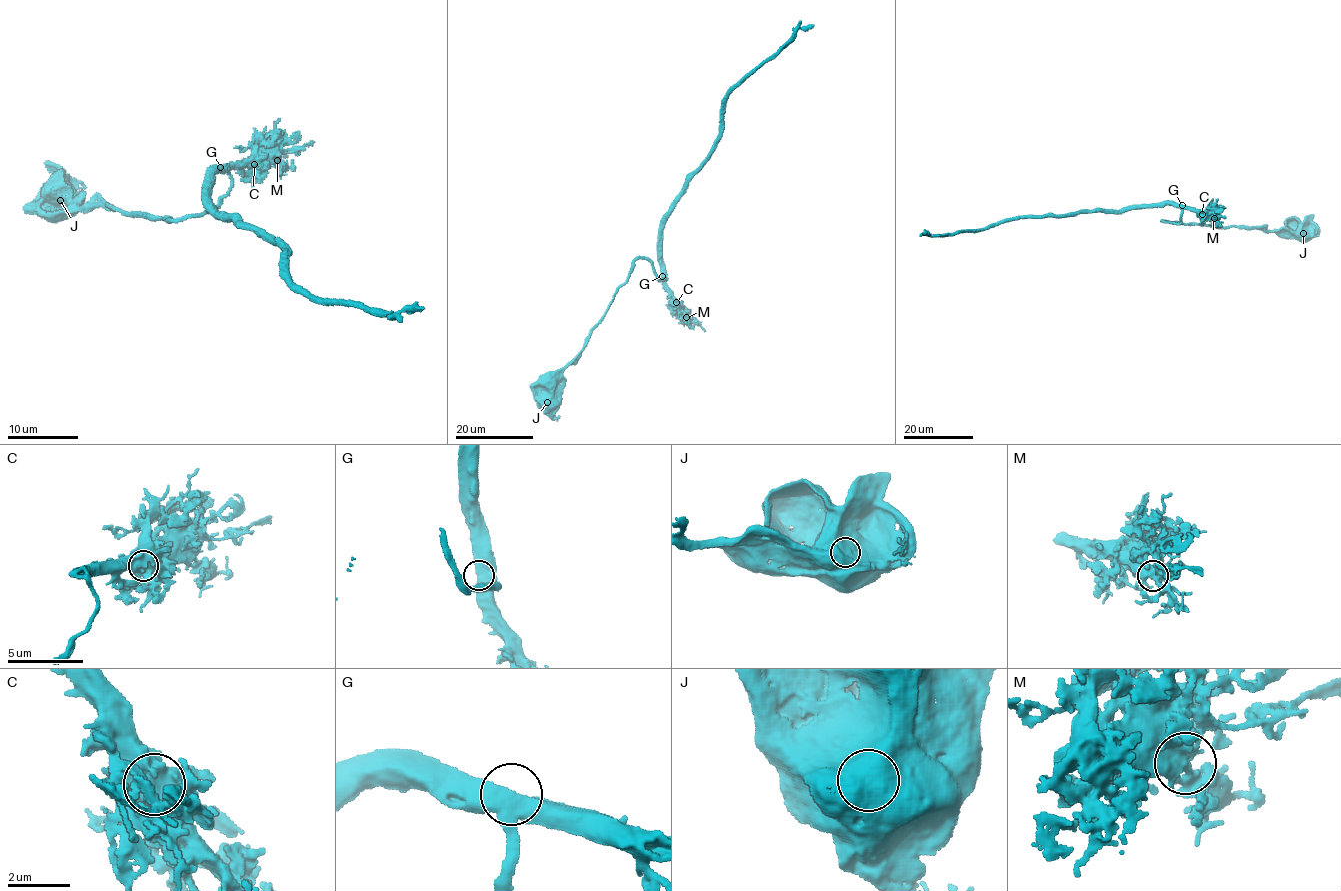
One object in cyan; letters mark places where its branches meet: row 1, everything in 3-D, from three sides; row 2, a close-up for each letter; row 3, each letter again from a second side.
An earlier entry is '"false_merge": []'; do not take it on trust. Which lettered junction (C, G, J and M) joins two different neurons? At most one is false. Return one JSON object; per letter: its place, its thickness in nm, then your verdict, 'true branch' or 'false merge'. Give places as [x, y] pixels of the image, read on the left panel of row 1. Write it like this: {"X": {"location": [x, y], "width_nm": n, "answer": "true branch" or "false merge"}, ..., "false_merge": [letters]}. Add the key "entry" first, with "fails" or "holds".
{"entry": "holds", "C": {"location": [254, 164], "width_nm": 800, "answer": "true branch"}, "G": {"location": [220, 167], "width_nm": 600, "answer": "true branch"}, "J": {"location": [60, 200], "width_nm": 700, "answer": "true branch"}, "M": {"location": [277, 160], "width_nm": 440, "answer": "true branch"}, "false_merge": []}

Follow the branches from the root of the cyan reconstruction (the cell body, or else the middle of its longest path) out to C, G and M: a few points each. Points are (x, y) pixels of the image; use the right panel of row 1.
C: (1303, 232), (1162, 221), (1179, 223), (1184, 209), (1202, 214)
G: (1303, 232), (1162, 221), (1180, 222), (1182, 205)
M: (1303, 232), (1162, 221), (1179, 223), (1184, 209), (1202, 211), (1214, 218)

